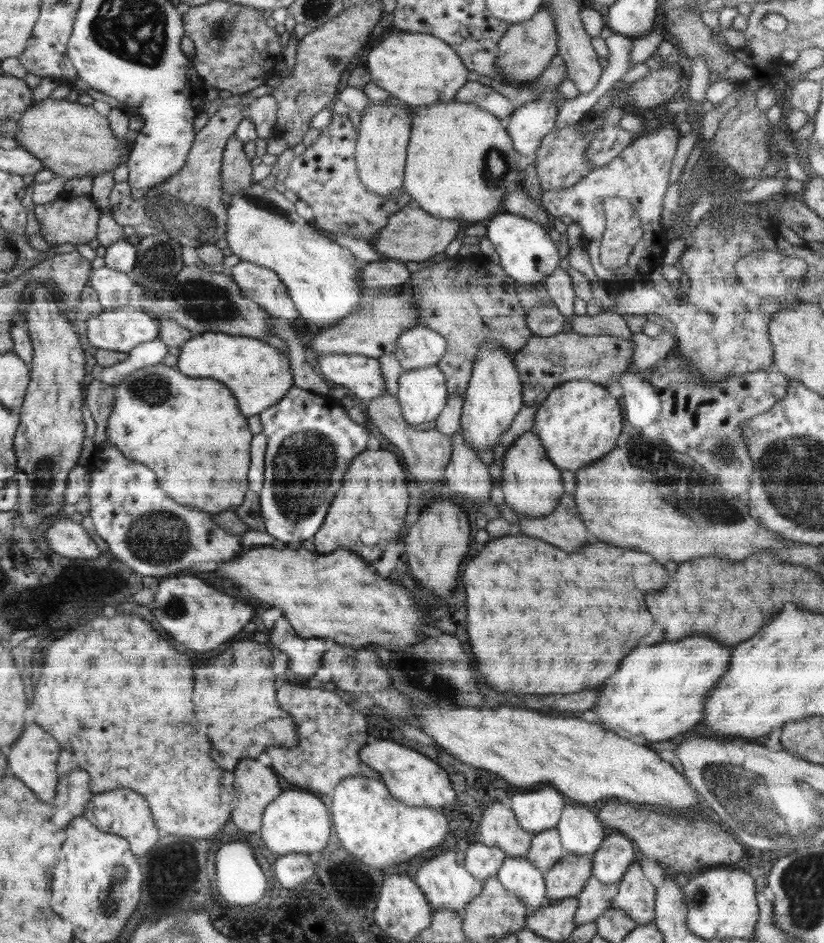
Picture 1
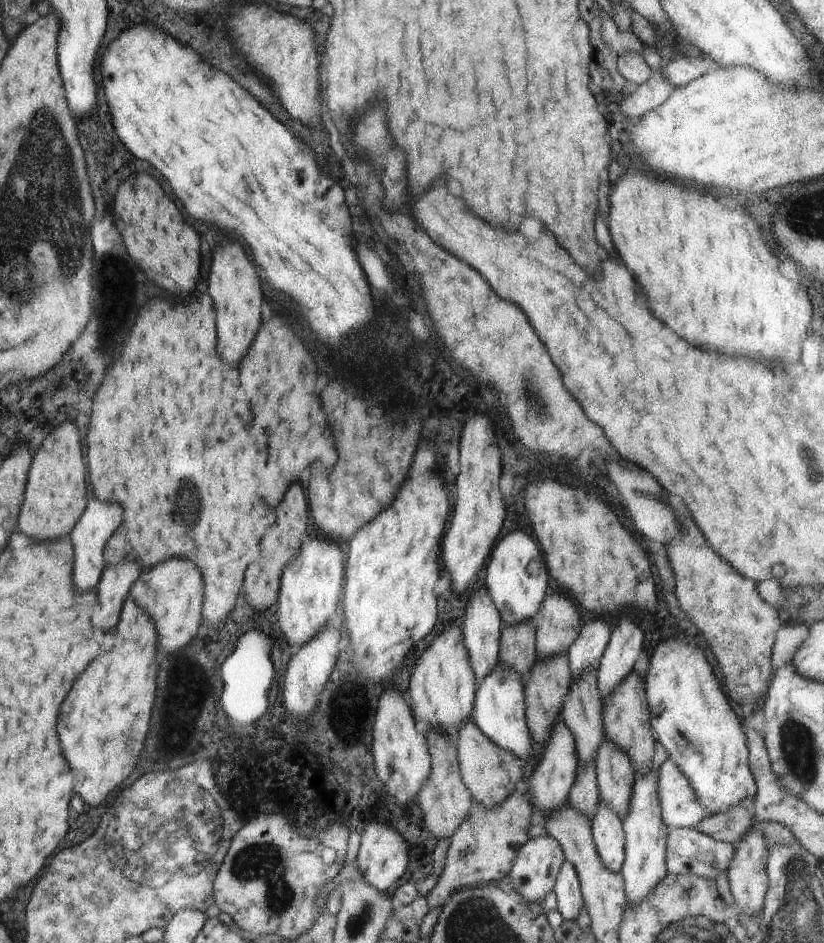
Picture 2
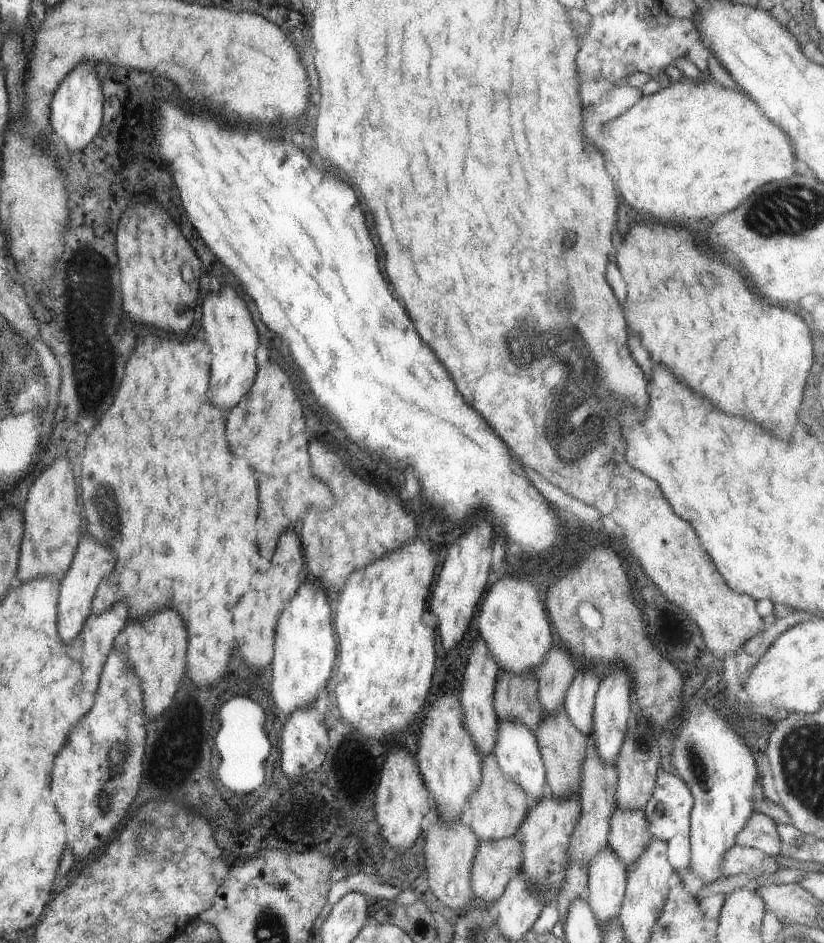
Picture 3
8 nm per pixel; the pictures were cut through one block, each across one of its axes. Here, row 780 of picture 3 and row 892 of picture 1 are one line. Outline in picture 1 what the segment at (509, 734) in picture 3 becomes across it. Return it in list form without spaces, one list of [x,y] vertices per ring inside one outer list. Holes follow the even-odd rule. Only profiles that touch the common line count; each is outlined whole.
[[[506,857],[495,874],[504,890],[516,894],[530,913],[549,904],[541,868],[522,857]]]

